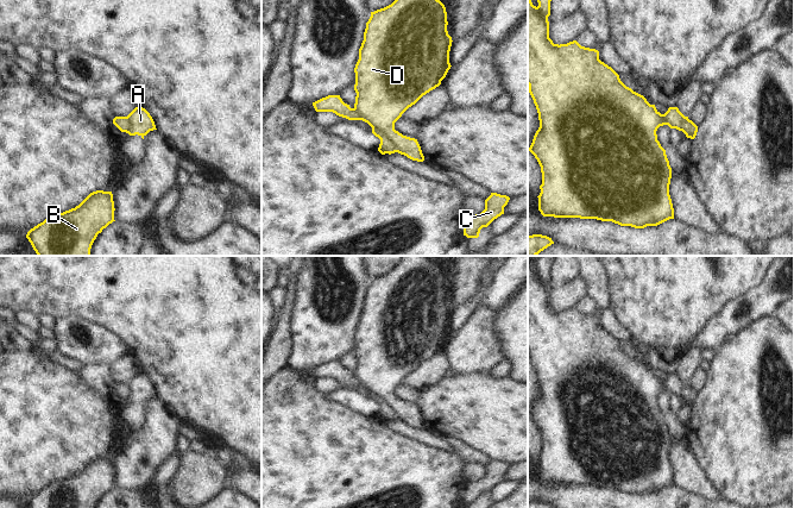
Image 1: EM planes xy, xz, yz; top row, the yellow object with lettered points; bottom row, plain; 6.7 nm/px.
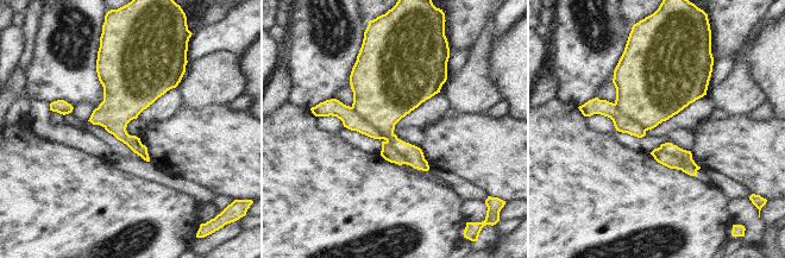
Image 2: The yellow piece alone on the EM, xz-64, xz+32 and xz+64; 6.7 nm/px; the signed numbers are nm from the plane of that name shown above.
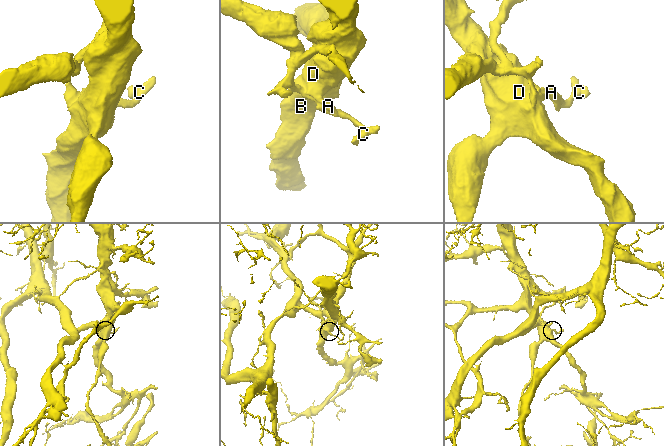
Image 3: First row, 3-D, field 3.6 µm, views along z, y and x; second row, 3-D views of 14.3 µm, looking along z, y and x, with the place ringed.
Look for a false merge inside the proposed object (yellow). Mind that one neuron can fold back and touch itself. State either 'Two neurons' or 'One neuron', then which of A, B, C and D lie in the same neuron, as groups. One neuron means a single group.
Two neurons. Groups: A B D / C

